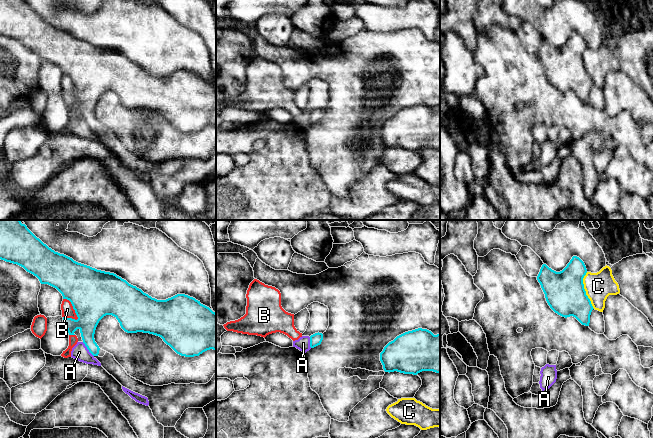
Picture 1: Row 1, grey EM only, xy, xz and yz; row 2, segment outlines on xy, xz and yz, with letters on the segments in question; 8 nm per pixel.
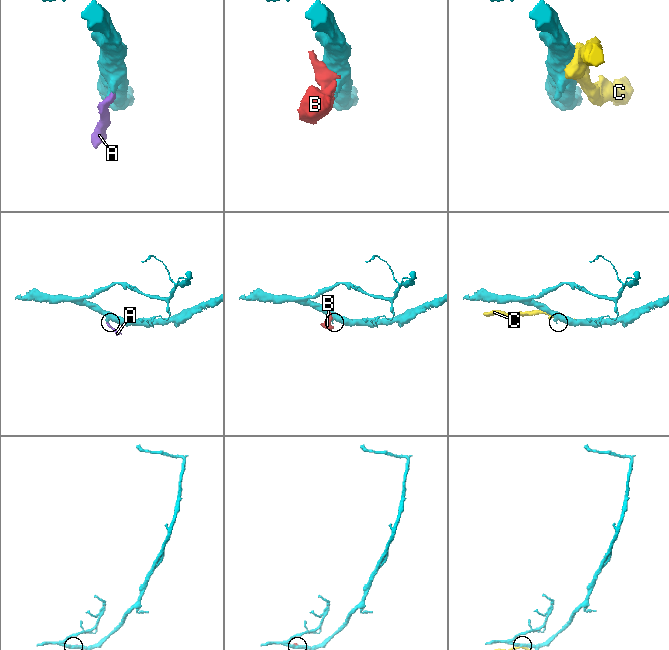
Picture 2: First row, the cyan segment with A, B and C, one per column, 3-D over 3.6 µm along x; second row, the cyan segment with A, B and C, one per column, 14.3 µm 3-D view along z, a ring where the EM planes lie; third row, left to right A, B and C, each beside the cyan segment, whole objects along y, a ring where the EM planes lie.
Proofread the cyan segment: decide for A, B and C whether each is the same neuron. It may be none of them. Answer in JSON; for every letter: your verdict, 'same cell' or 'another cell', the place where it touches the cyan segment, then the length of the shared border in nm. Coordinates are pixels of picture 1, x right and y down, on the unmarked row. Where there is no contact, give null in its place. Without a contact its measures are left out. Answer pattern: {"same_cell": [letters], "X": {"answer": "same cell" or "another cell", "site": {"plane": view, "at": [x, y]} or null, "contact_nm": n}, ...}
{"same_cell": [], "A": {"answer": "another cell", "site": {"plane": "xy", "at": [87, 124]}, "contact_nm": 150}, "B": {"answer": "another cell", "site": {"plane": "xy", "at": [73, 84]}, "contact_nm": 220}, "C": {"answer": "another cell", "site": {"plane": "yz", "at": [584, 66]}, "contact_nm": 300}}

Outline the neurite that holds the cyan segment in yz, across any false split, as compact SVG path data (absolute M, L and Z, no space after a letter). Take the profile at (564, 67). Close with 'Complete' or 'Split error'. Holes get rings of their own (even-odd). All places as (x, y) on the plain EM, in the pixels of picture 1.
M573 32L567 42L556 48L543 40L537 56L550 84L562 93L575 93L582 101L589 102L594 85L584 65L583 54L587 49L584 38Z. Complete

